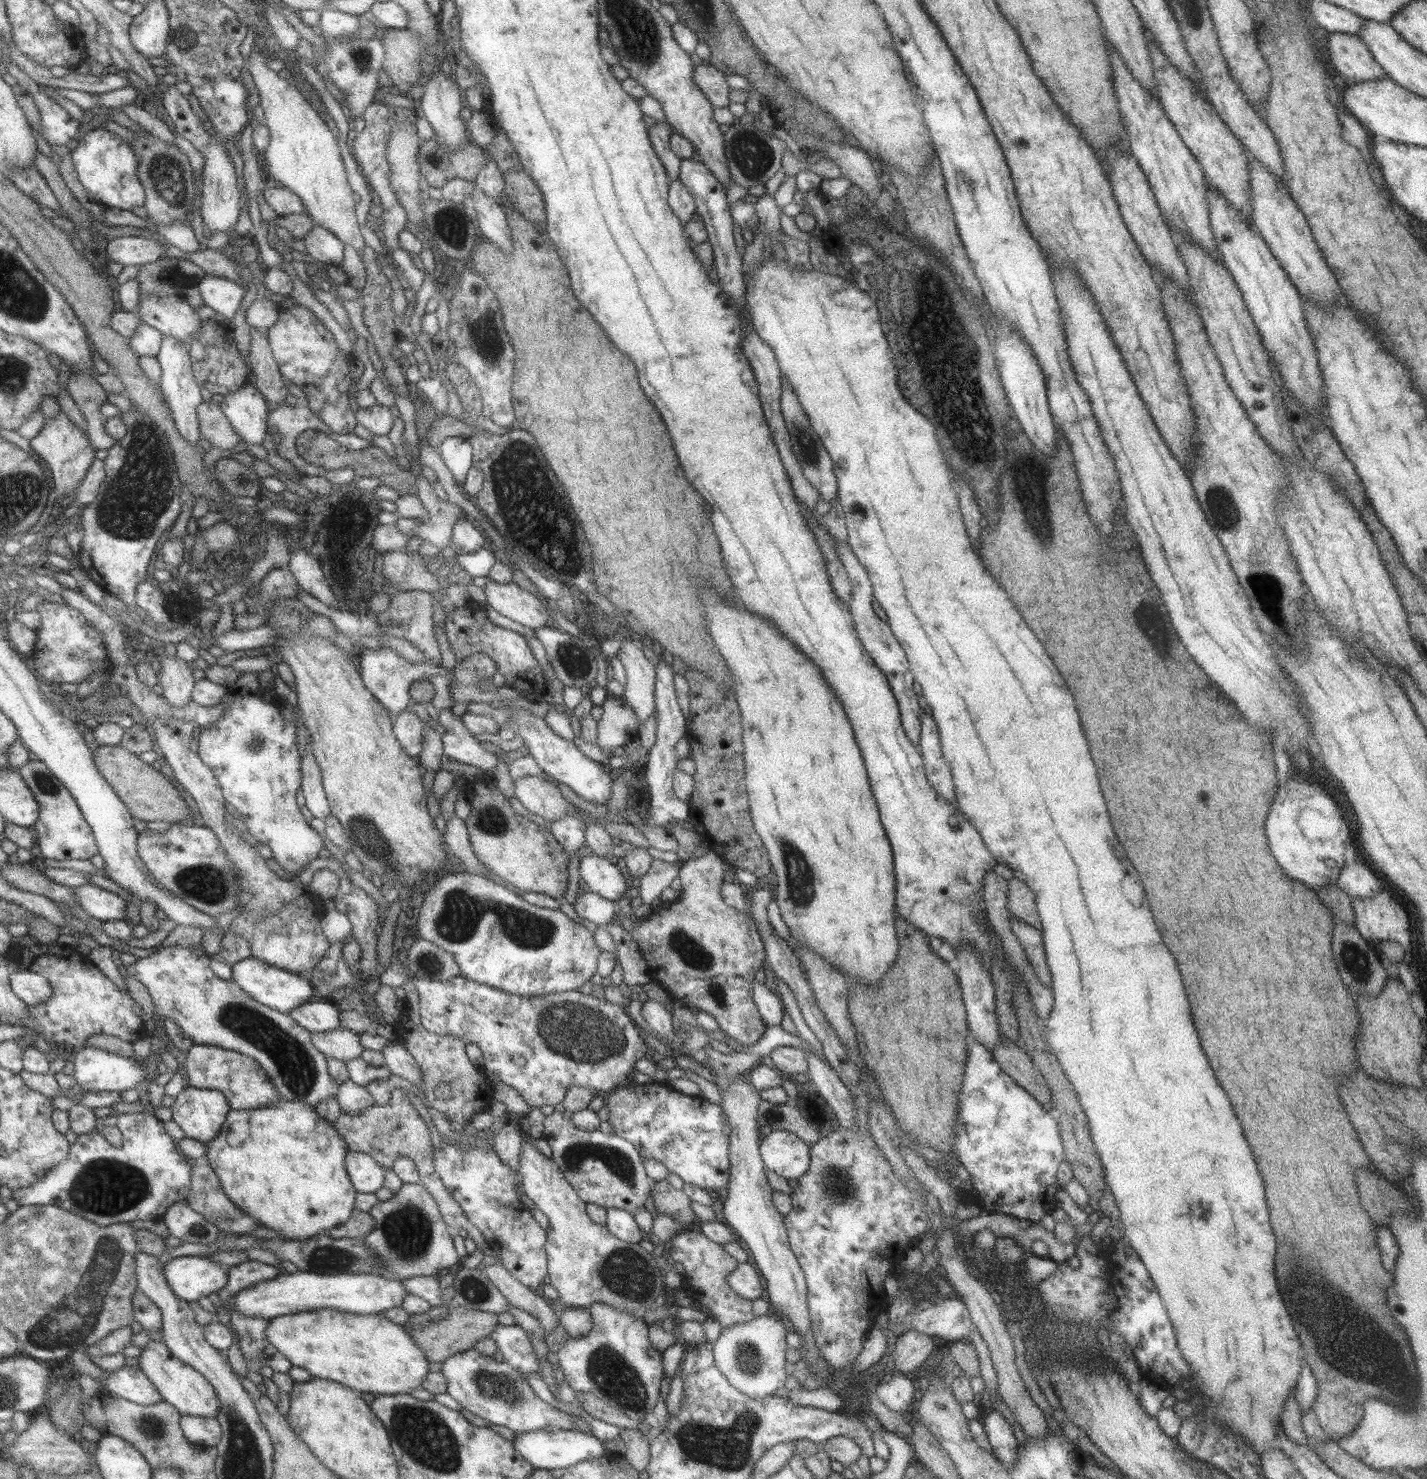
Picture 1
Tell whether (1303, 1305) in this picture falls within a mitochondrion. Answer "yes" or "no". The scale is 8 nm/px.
yes

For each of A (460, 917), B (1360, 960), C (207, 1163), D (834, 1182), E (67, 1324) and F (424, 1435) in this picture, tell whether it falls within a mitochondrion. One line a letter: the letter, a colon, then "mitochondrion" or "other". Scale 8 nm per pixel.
A: mitochondrion
B: mitochondrion
C: other
D: mitochondrion
E: mitochondrion
F: mitochondrion

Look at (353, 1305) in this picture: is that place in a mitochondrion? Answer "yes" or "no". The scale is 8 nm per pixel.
no

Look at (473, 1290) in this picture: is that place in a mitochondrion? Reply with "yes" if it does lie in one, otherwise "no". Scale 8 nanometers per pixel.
yes

